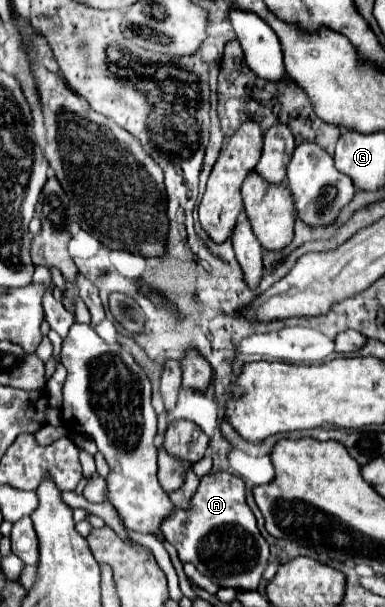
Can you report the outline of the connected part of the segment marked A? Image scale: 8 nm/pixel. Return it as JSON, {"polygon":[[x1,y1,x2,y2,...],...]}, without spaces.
{"polygon":[[210,473,200,479,200,487,192,497,192,509,176,509,174,517,162,523,164,537,178,551,182,563,192,563,220,587,236,587,254,591,262,579,264,563,268,563,268,543,256,527,256,519,246,505,244,481,232,473]]}

